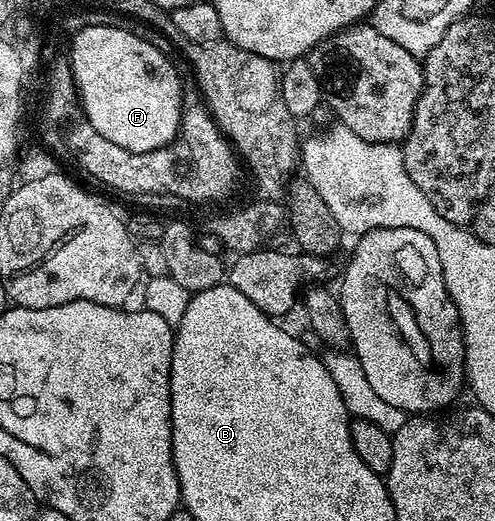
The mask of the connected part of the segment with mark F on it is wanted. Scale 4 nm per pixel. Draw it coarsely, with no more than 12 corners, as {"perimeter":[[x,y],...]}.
{"perimeter":[[116,27],[68,51],[85,121],[128,152],[182,128],[183,75]]}

